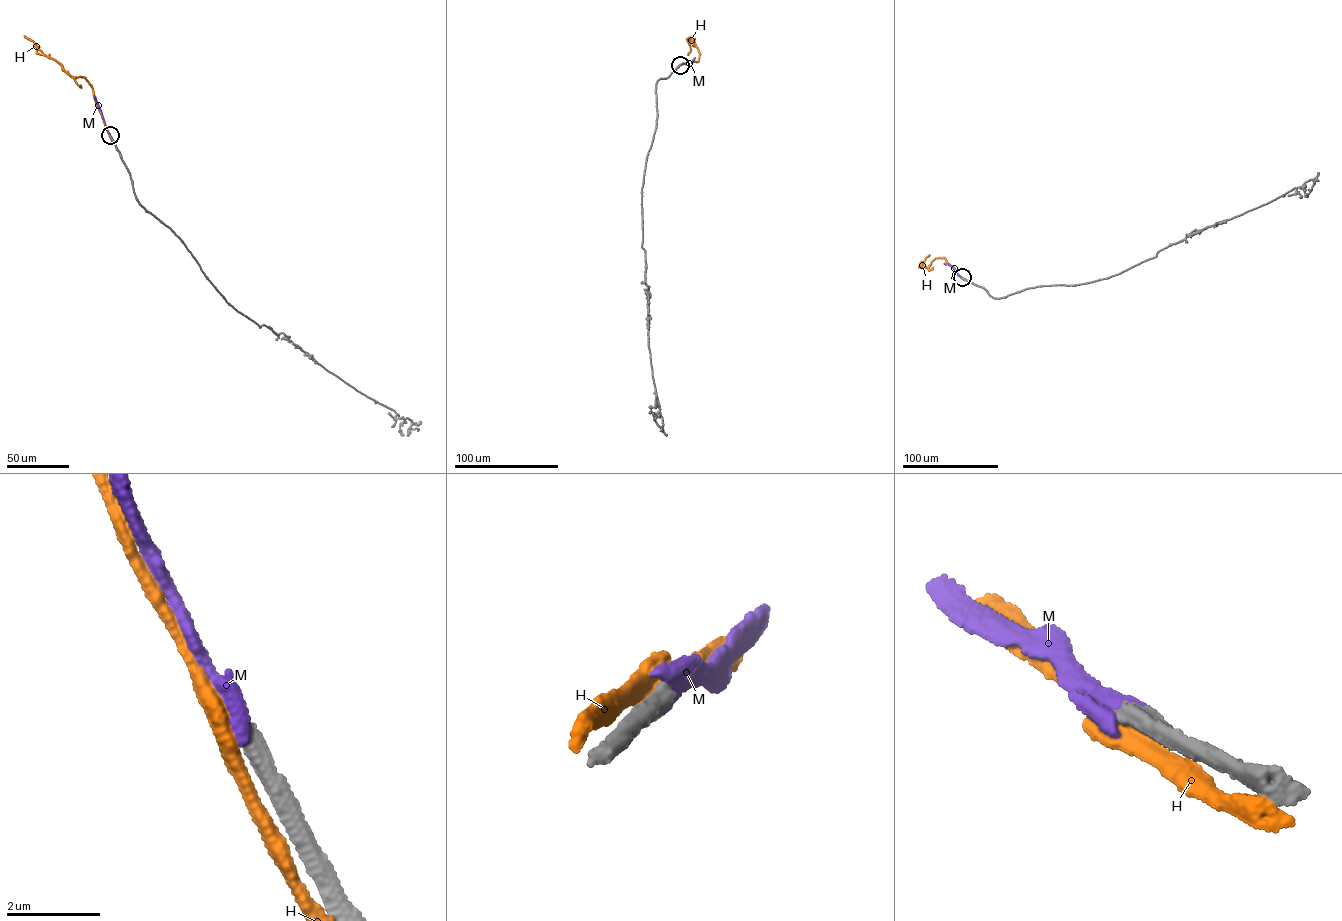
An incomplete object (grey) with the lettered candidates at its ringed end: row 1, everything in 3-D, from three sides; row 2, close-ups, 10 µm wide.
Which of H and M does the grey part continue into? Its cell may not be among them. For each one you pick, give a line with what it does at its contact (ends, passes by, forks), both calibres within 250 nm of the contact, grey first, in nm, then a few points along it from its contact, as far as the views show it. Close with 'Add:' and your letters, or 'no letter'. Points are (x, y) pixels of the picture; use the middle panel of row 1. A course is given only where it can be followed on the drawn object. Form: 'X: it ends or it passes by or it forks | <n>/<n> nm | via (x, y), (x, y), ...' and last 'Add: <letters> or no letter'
M: it passes by | 480/320 nm | via (680, 65), (688, 64), (695, 58)
Add: M

